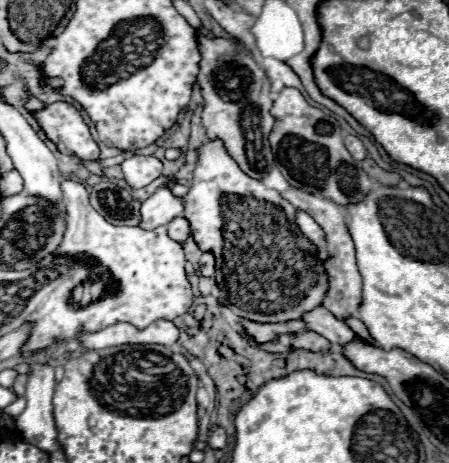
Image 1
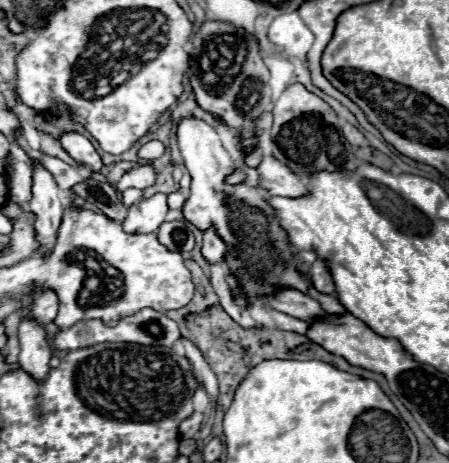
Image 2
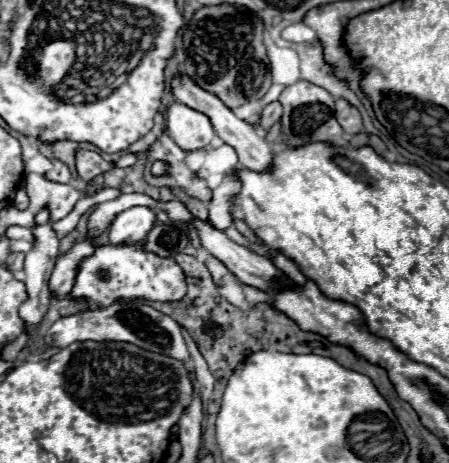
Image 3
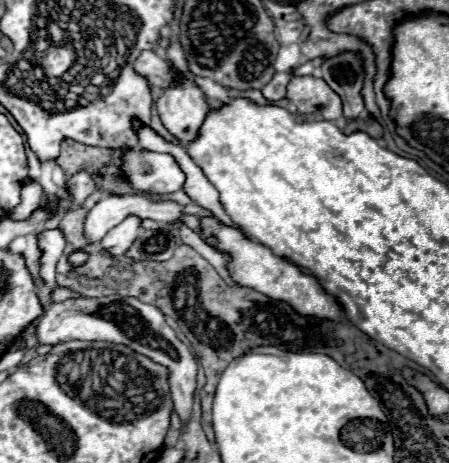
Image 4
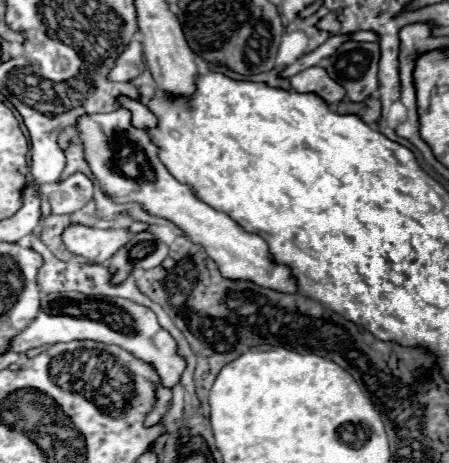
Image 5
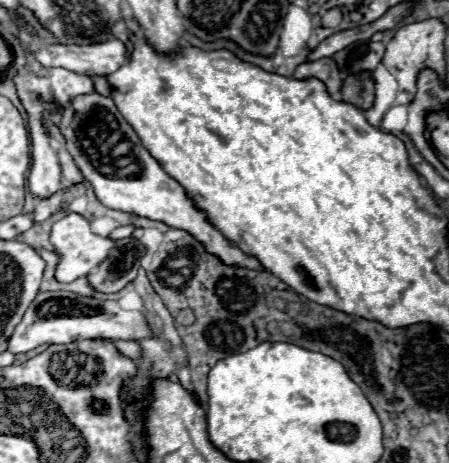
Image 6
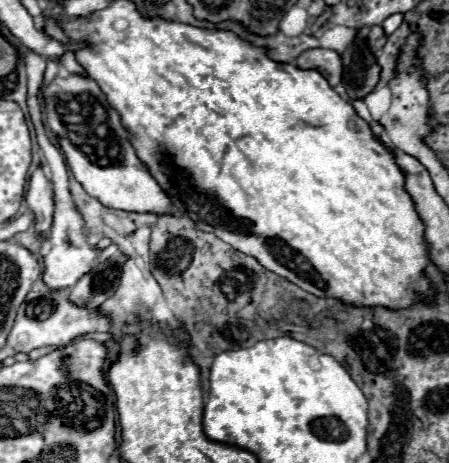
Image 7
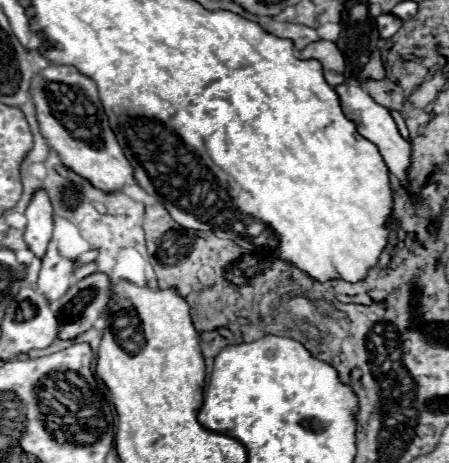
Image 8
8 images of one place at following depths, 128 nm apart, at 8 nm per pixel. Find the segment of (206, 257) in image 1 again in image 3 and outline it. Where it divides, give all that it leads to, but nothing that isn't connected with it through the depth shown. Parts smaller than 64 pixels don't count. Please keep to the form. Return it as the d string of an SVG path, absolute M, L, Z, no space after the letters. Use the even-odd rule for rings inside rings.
M272 102L272 104L266 104L264 110L262 110L262 122L260 122L260 128L266 132L282 114L282 104L280 102ZM224 174L222 184L214 190L212 200L210 200L210 216L208 220L212 222L214 228L228 228L232 224L232 204L228 204L228 196L232 196L232 192L236 192L236 188L240 188L240 184L236 184L236 180L228 180L228 174Z

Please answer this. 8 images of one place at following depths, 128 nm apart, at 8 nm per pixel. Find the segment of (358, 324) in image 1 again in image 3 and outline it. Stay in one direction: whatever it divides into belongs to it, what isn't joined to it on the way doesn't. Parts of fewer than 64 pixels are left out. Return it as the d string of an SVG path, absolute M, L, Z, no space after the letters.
M278 254L278 256L270 258L270 260L272 260L272 264L274 264L278 270L282 270L284 274L288 274L296 284L304 284L304 282L306 282L306 278L304 278L302 272L298 270L298 266L296 266L290 258L286 258L284 254Z

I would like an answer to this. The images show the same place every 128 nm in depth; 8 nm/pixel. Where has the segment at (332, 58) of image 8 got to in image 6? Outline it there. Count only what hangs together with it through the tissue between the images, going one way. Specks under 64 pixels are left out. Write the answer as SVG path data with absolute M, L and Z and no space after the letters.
M320 58L320 60L314 60L314 62L302 62L296 72L294 72L294 78L318 78L322 80L326 86L328 86L328 92L338 98L338 92L340 92L340 86L342 86L342 80L340 80L340 74L338 74L338 66L332 58Z

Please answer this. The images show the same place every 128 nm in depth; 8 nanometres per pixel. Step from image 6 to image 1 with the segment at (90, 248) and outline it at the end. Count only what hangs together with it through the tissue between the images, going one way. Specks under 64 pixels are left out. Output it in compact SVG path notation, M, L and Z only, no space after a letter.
M158 188L146 202L140 206L140 228L152 230L168 224L172 218L180 216L184 210L182 198L172 196L170 188Z

